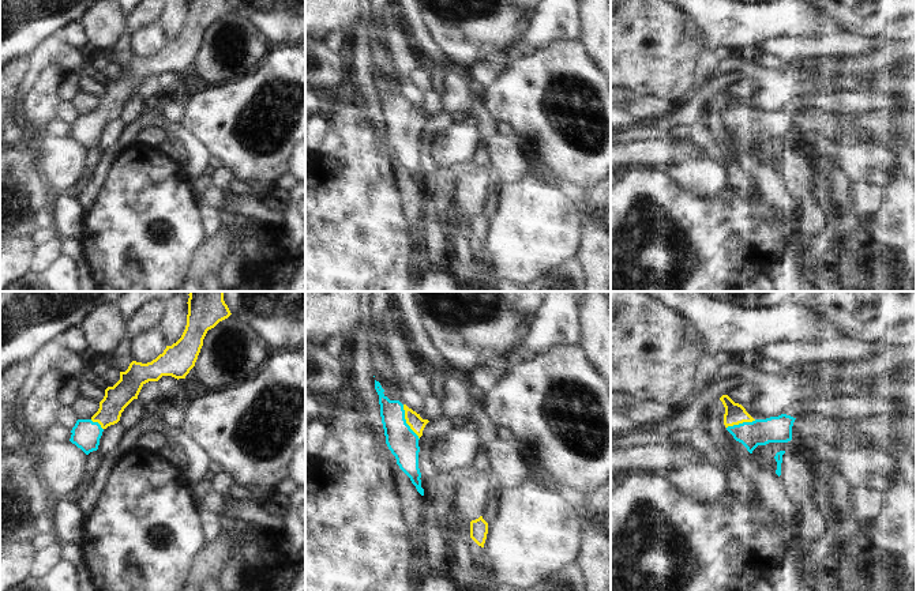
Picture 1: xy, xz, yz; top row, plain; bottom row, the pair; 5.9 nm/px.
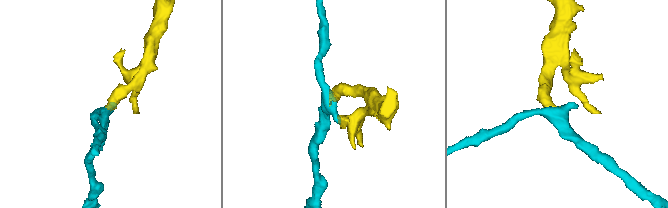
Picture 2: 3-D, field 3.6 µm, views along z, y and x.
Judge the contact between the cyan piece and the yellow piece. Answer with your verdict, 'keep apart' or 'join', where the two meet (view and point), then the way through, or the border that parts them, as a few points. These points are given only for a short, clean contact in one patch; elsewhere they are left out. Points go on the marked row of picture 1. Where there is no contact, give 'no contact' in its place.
join; meets cyan in xz at (405, 422); runs through xz (402, 441), (405, 422), (413, 420)

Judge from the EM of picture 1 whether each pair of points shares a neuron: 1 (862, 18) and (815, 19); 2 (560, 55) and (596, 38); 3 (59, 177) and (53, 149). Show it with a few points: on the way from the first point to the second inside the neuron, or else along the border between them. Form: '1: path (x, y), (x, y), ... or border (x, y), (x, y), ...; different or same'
1: border (823, 14), (840, 29); different
2: border (577, 40), (596, 67); different
3: path (59, 170), (59, 160), (55, 155); same

